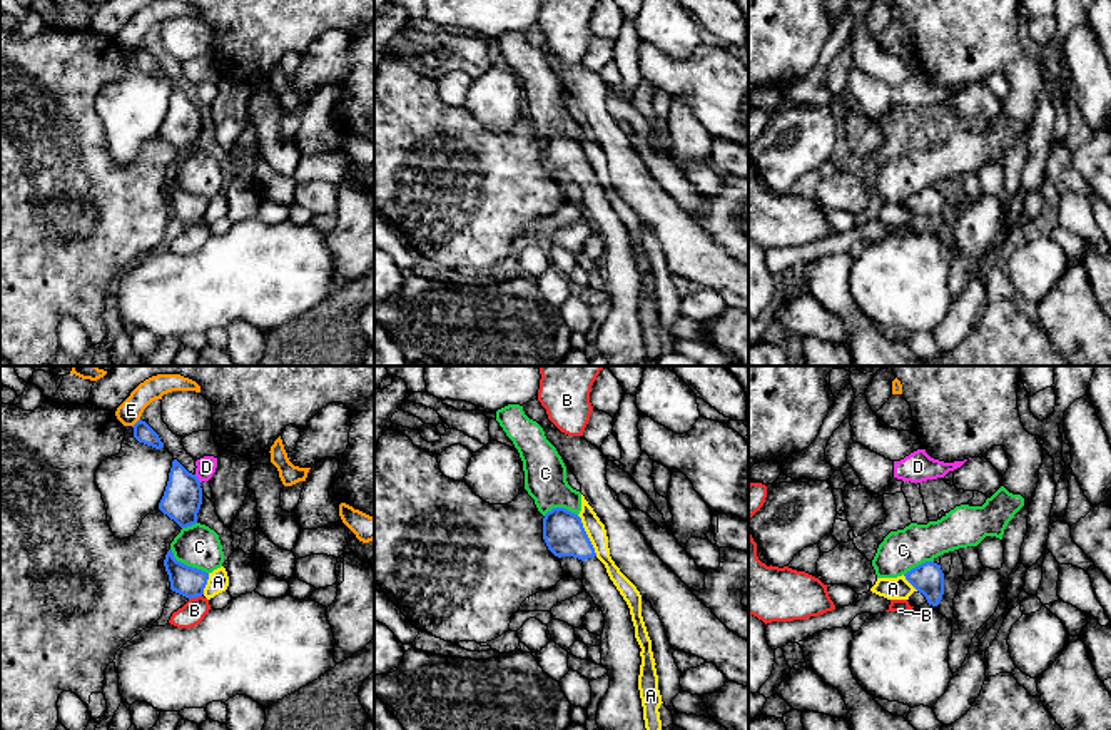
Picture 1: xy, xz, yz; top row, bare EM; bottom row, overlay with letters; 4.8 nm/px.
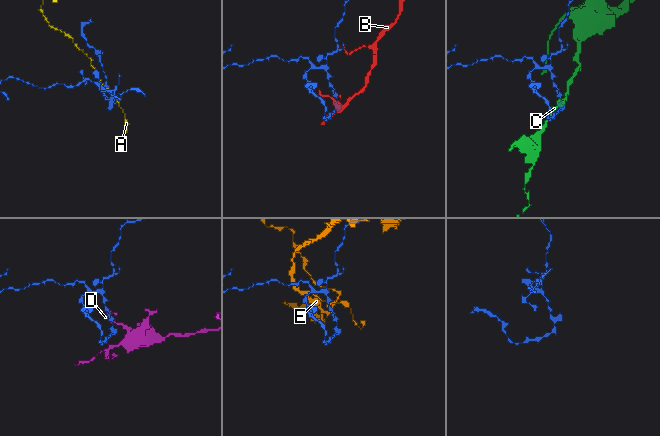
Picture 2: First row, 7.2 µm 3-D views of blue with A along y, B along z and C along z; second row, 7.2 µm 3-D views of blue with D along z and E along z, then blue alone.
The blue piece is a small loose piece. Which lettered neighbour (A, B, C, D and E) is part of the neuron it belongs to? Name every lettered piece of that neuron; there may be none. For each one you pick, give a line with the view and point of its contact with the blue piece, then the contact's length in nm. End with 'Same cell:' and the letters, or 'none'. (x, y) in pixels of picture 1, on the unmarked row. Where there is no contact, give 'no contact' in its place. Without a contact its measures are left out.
Same cell: none

